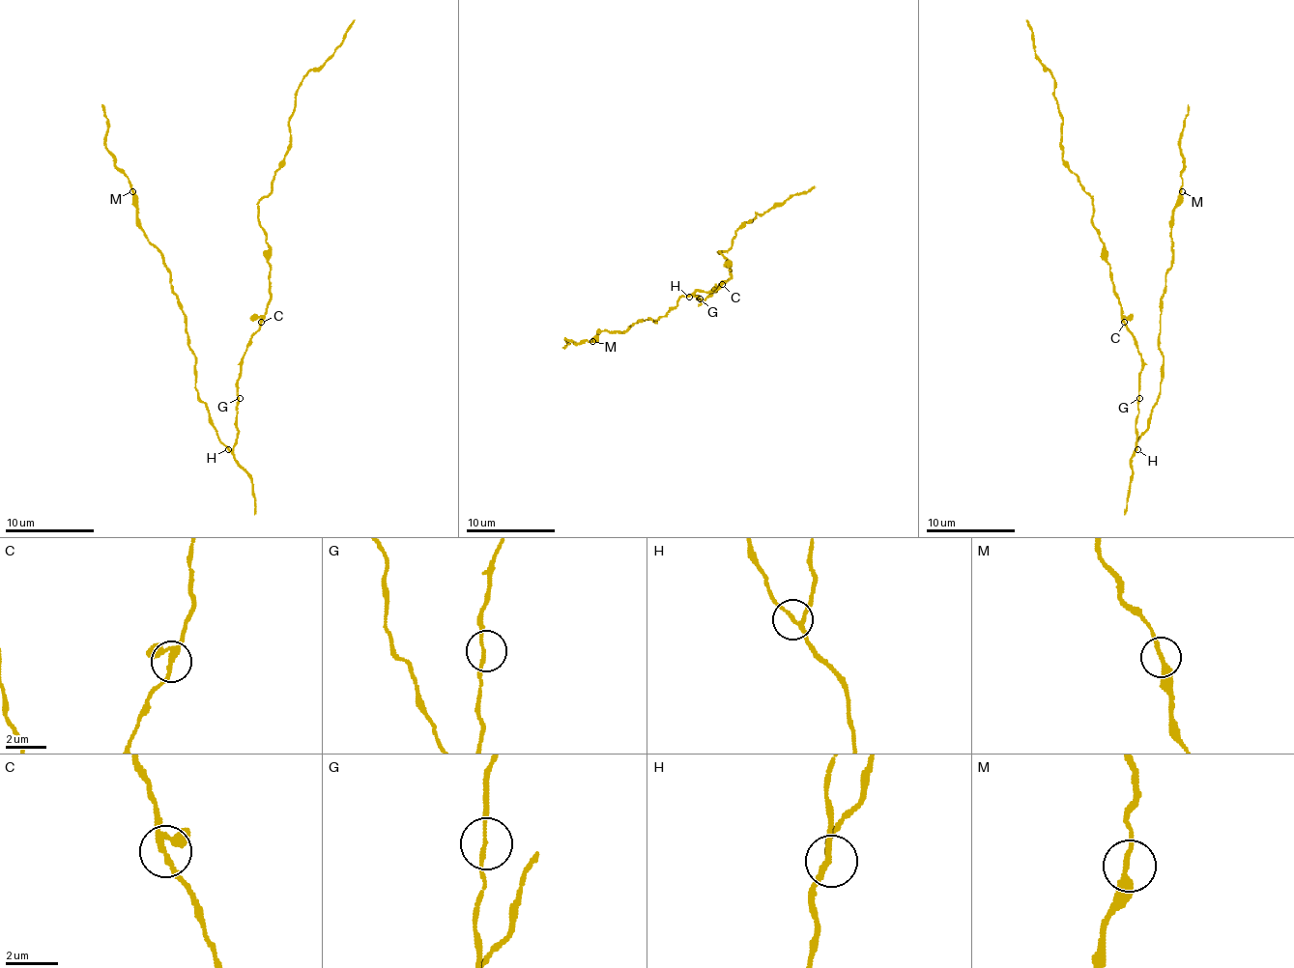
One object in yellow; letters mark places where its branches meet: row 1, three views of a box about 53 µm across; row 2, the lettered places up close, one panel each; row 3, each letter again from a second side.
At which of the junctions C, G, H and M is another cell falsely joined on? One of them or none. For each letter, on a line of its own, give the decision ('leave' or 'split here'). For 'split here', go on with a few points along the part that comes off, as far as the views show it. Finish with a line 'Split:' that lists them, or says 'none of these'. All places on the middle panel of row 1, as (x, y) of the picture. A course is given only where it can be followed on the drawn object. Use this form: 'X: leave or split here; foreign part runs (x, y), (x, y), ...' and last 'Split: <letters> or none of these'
C: leave
G: leave
H: leave
M: leave
Split: none of these

